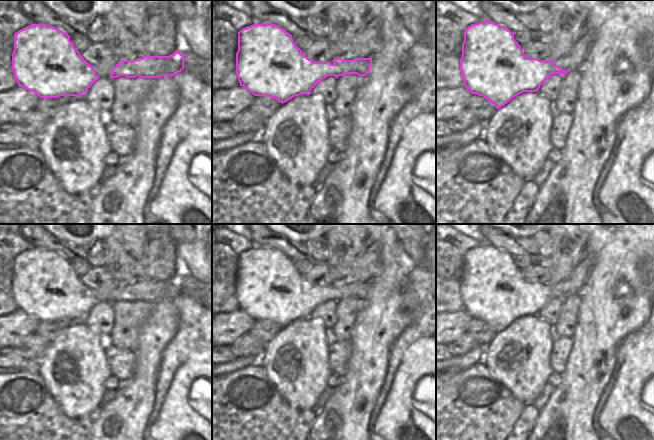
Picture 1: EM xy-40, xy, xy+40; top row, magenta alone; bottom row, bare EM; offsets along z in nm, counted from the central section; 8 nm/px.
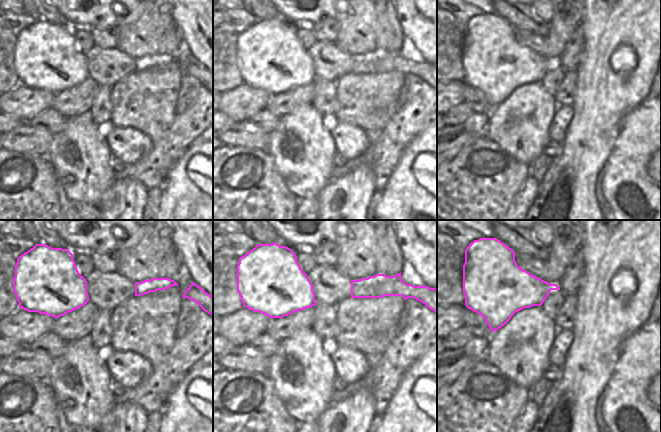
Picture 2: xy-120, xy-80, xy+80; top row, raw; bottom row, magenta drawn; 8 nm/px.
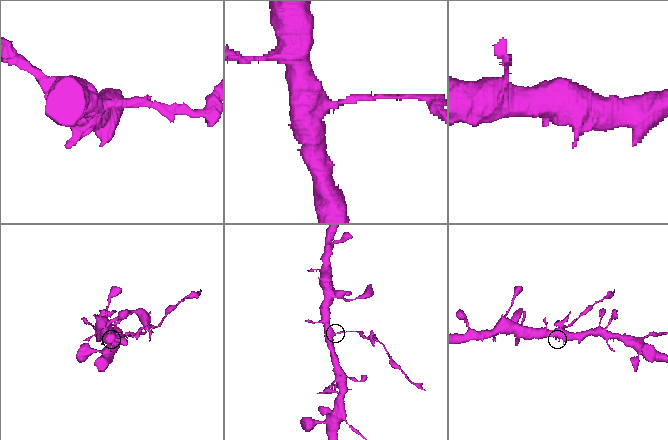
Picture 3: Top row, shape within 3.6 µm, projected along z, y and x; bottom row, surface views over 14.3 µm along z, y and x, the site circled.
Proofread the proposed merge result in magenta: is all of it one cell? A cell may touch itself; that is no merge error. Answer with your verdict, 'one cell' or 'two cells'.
two cells

